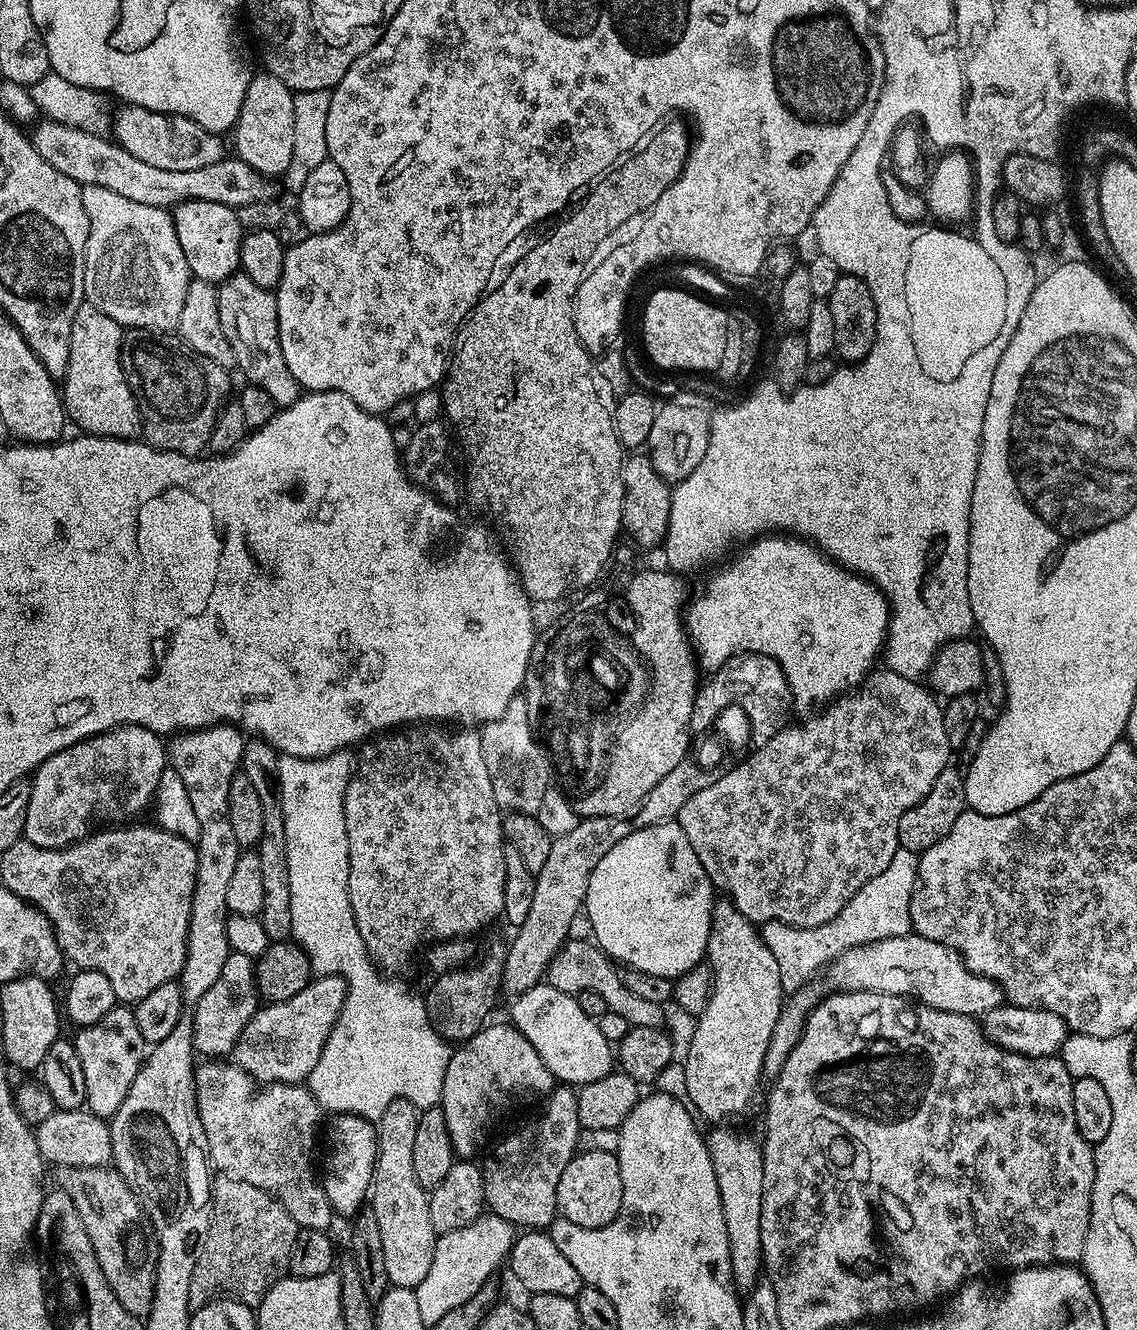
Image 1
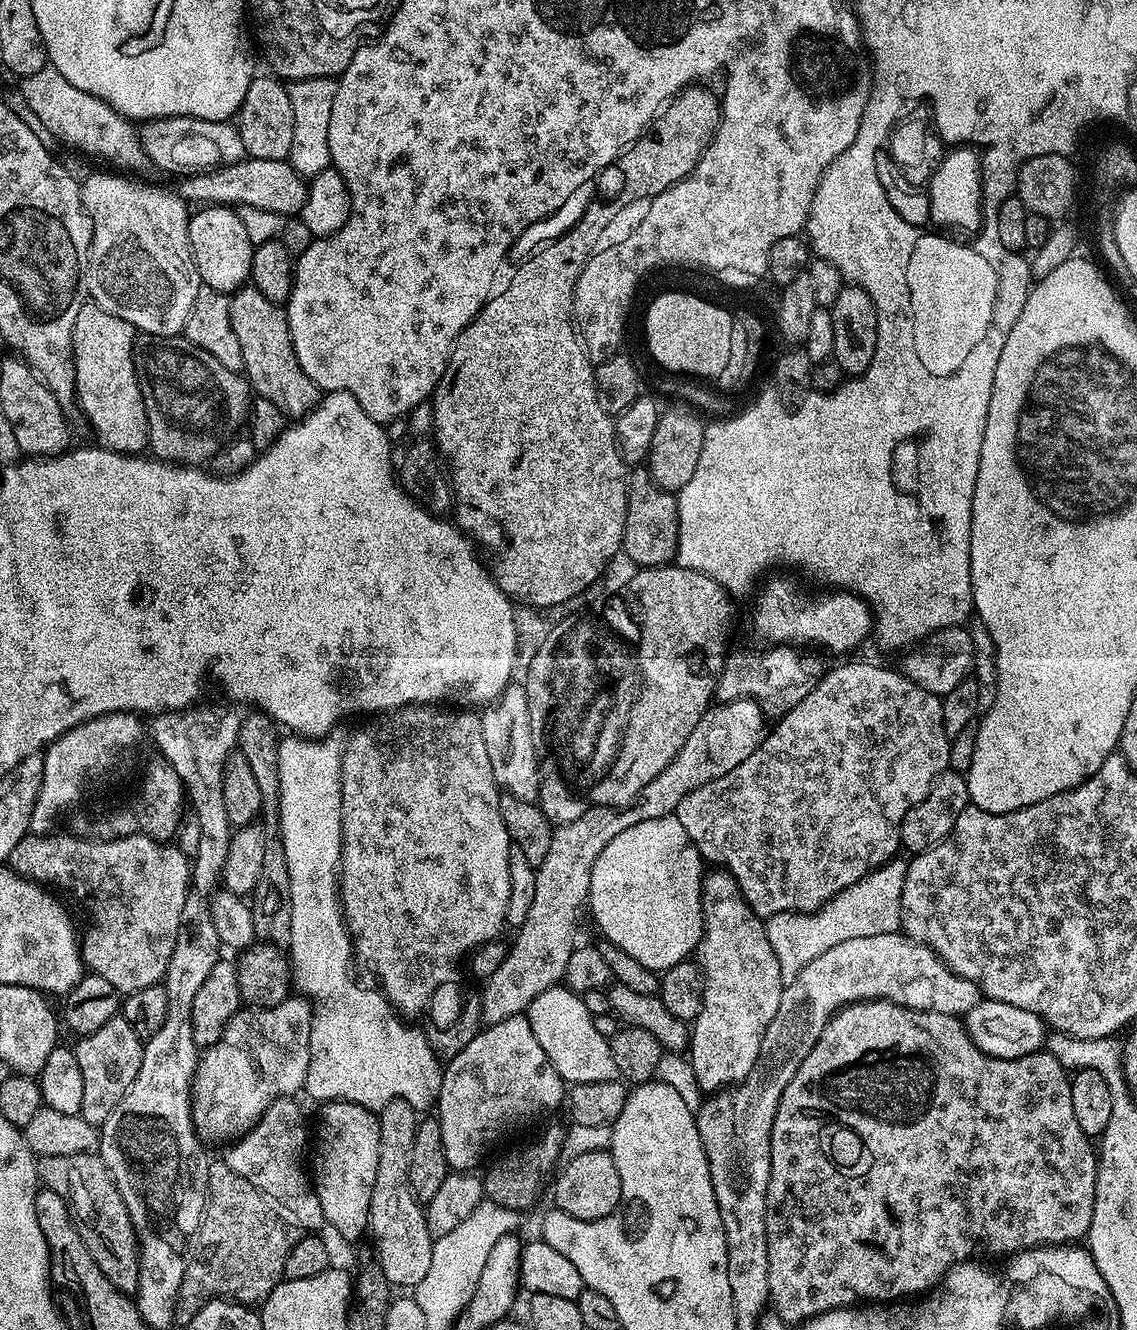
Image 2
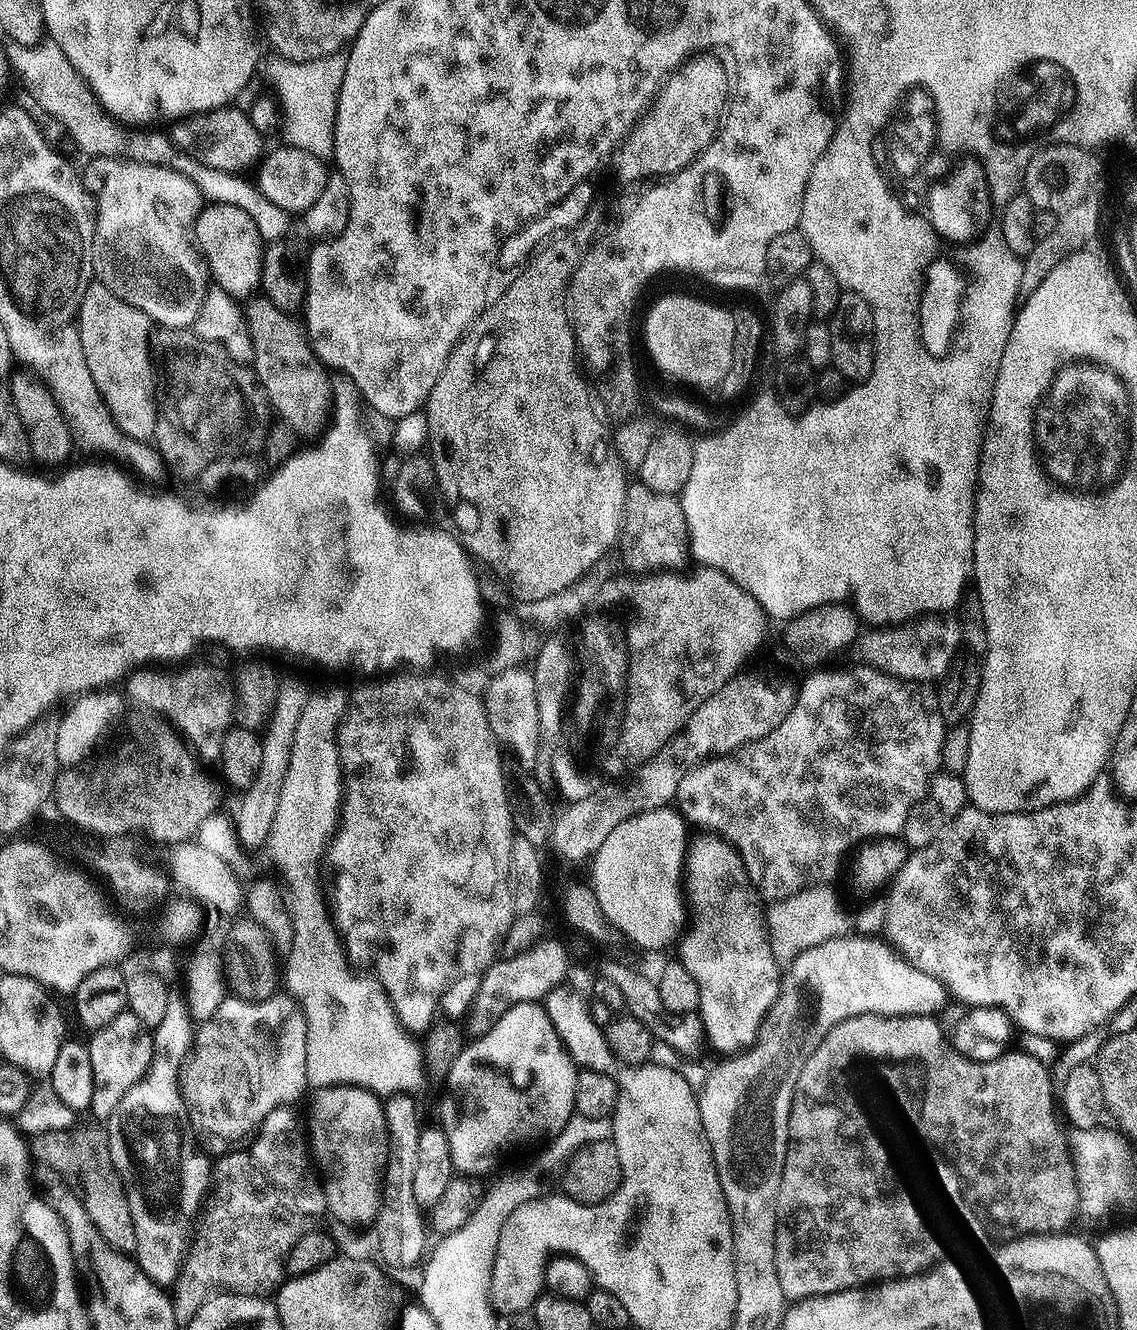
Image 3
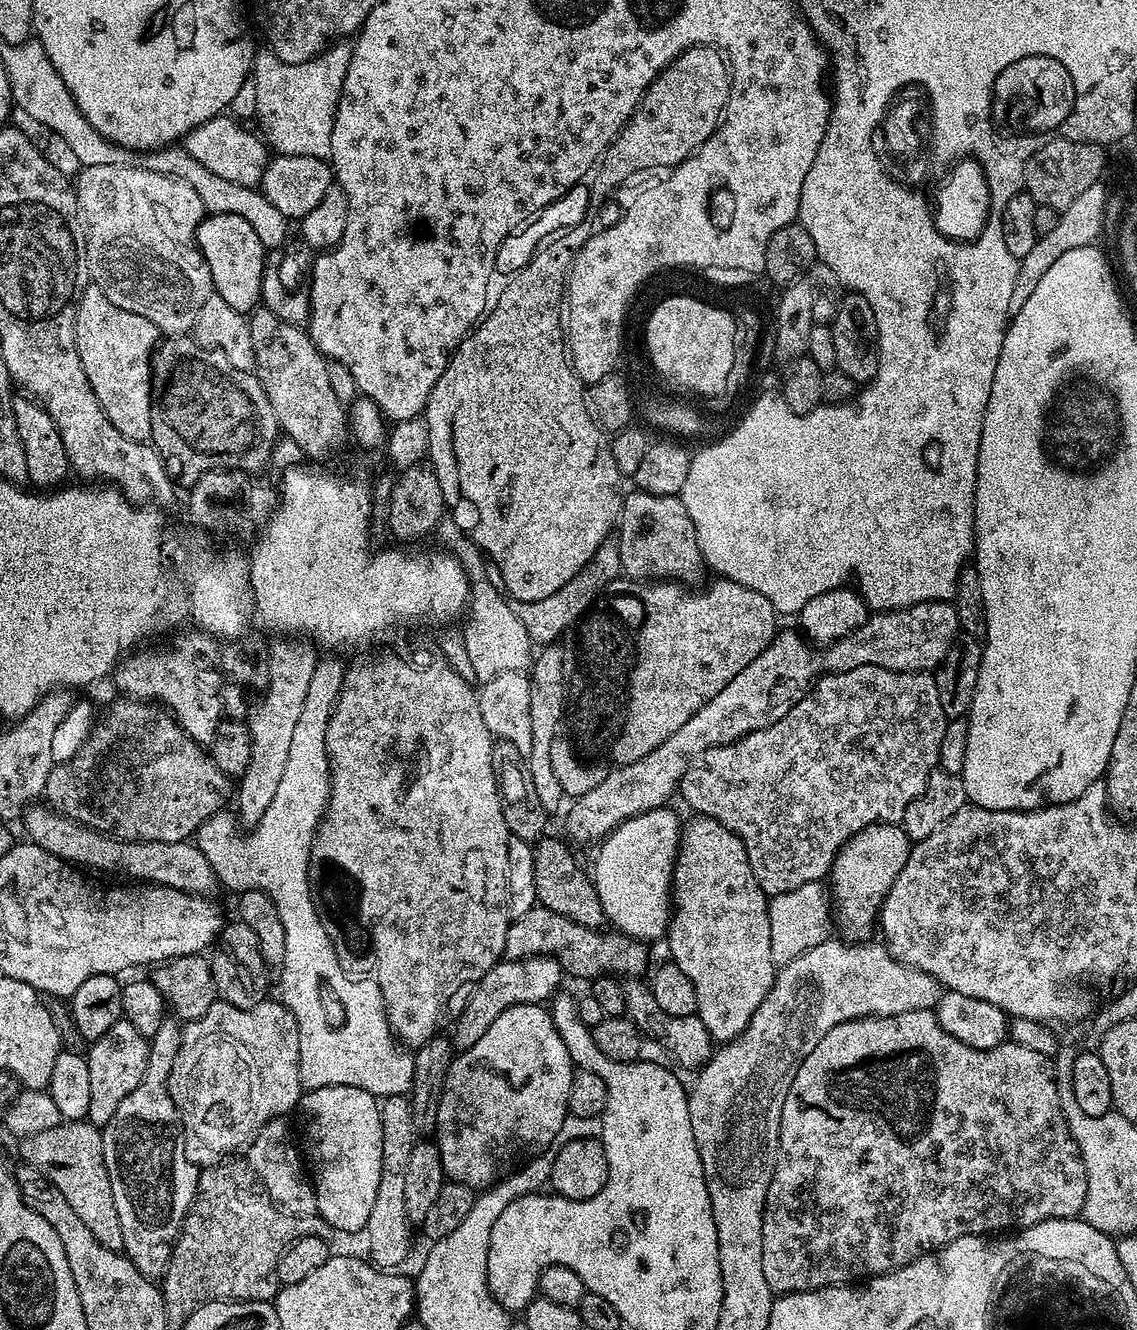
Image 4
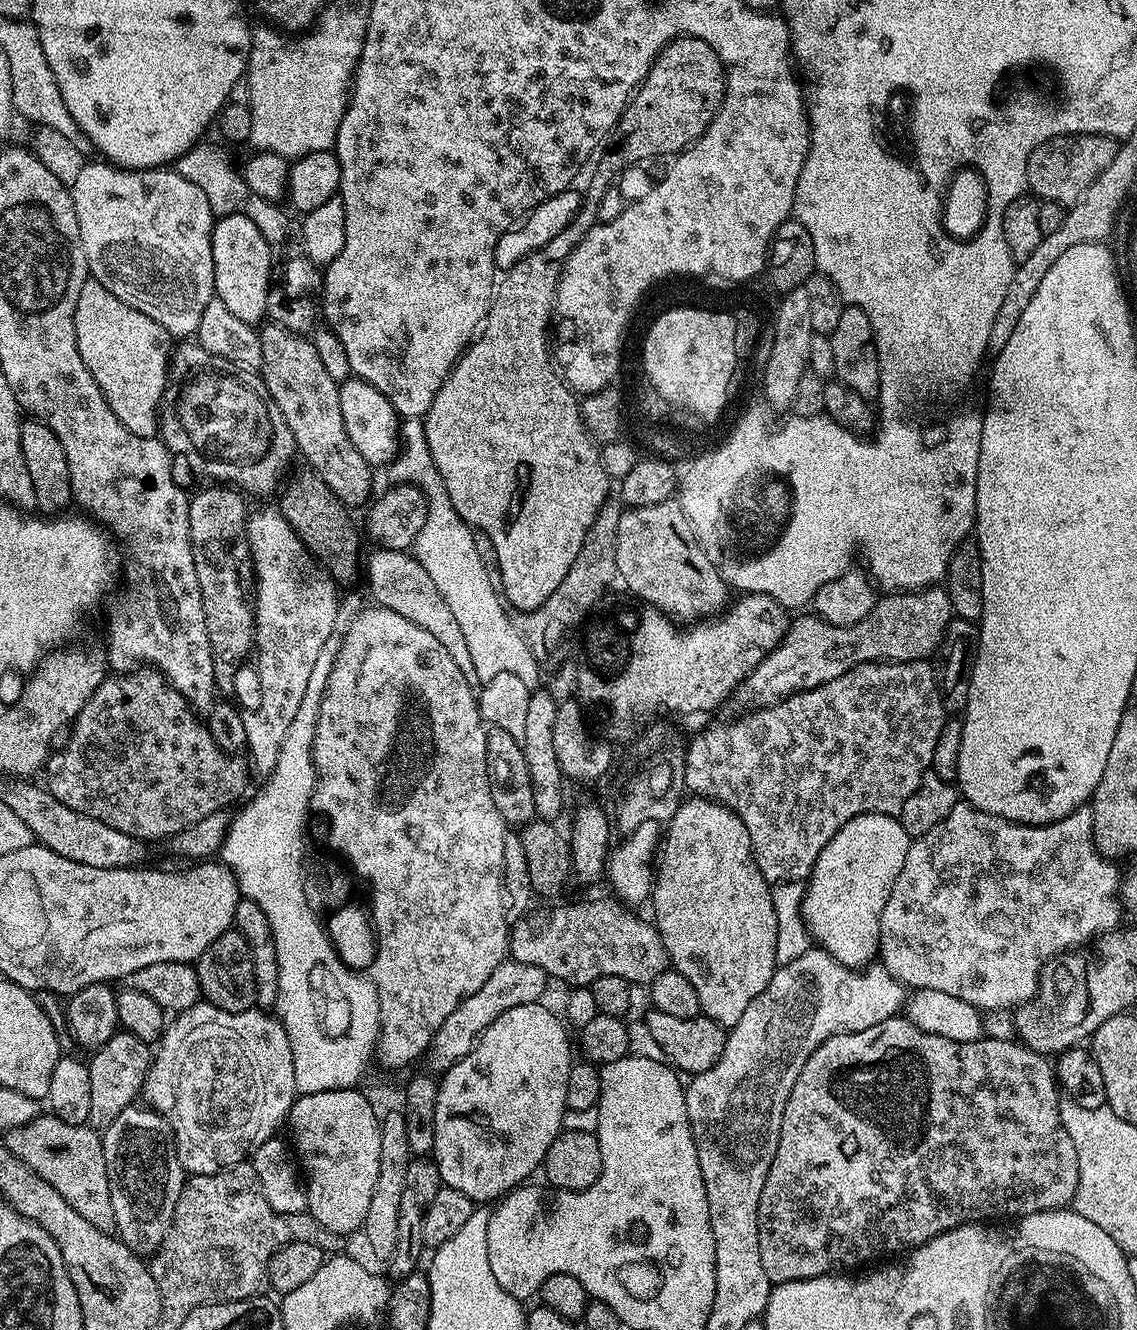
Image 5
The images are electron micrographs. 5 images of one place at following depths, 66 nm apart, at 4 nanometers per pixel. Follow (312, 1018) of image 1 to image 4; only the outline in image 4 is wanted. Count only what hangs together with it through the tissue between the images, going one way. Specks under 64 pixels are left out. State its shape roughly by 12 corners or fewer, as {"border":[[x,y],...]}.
{"border":[[217,999],[168,1074],[183,1135],[247,1149],[300,1103],[283,1004]]}

